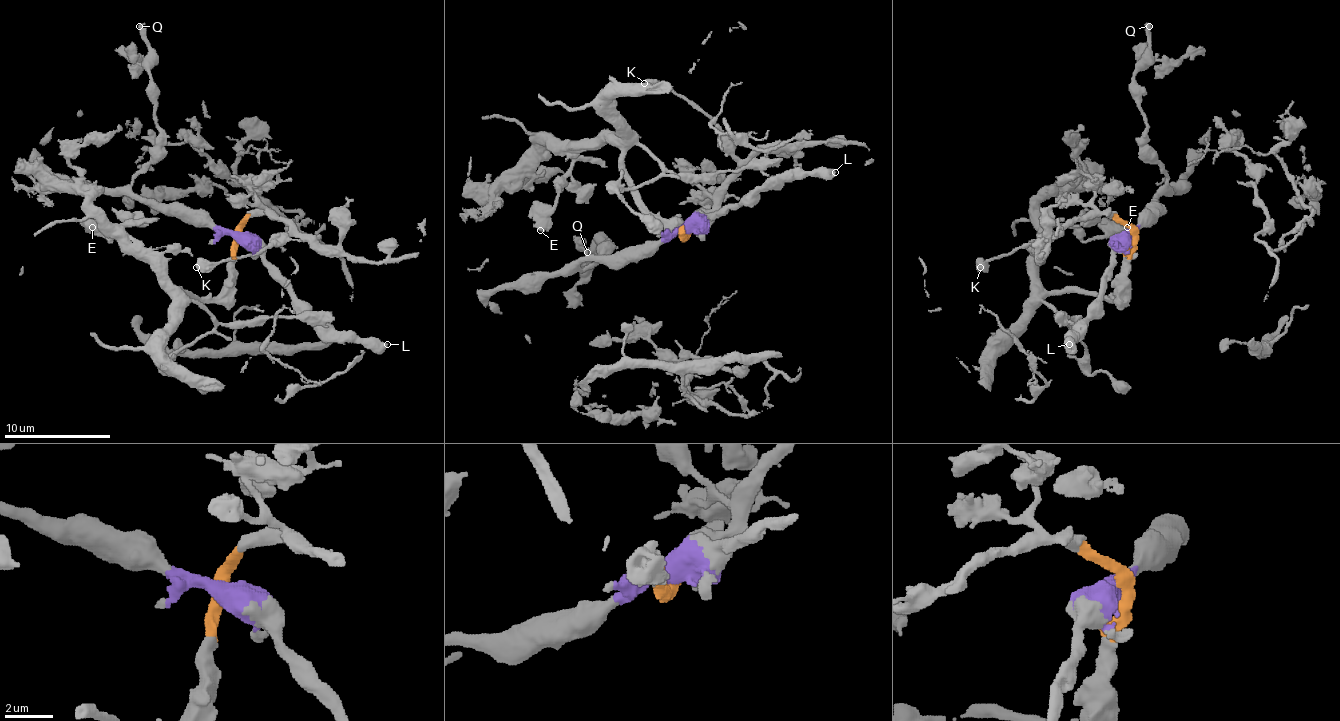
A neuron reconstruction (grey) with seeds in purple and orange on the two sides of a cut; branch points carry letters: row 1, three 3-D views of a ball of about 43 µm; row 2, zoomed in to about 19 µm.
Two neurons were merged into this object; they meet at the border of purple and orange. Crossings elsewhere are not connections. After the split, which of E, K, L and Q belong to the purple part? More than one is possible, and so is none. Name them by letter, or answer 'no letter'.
L, Q

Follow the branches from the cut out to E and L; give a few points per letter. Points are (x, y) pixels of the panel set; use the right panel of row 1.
E: (1131, 233), (1117, 298), (1040, 284), (1037, 247), (1053, 228), (1069, 225), (1088, 239), (1128, 228)
L: (1131, 233), (1115, 255), (1112, 276), (1104, 284), (1101, 300), (1072, 332), (1069, 343)

